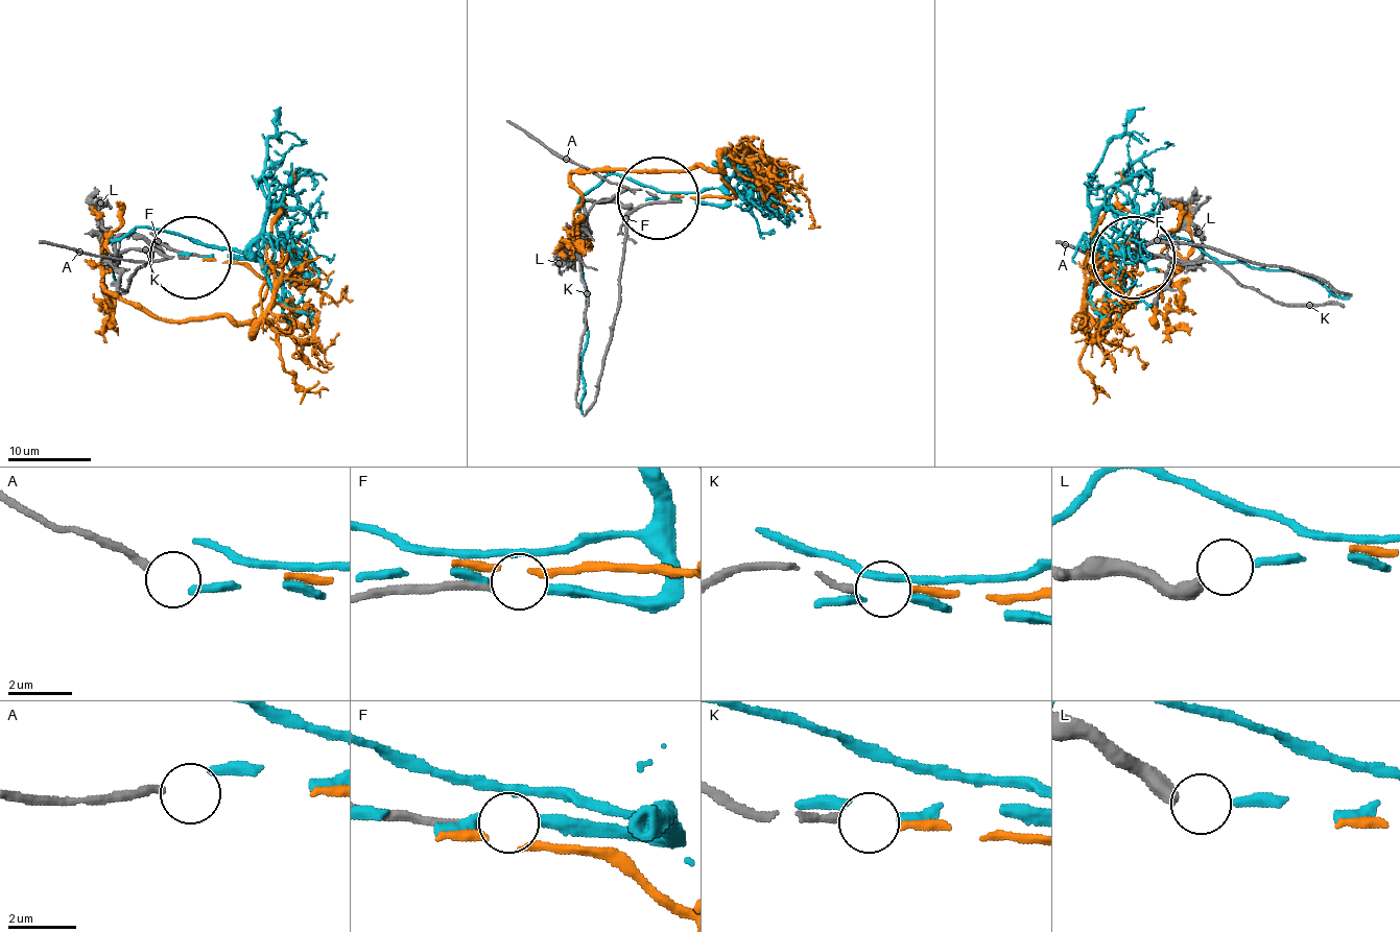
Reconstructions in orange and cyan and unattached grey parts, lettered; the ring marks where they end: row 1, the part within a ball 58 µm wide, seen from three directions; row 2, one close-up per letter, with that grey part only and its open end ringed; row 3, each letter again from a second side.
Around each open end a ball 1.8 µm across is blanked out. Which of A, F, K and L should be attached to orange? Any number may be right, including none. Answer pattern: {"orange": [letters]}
{"orange": ["K"]}

